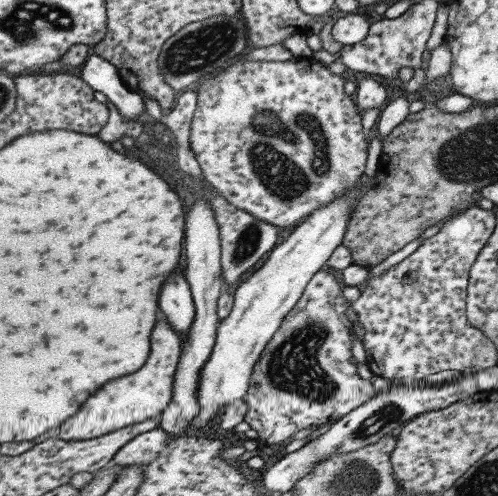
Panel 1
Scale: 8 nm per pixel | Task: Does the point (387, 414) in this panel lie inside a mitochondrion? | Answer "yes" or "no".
yes

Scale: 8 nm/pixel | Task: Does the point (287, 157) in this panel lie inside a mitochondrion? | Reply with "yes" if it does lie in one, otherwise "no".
yes

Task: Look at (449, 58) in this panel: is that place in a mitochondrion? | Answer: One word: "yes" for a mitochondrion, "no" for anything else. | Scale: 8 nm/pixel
no

